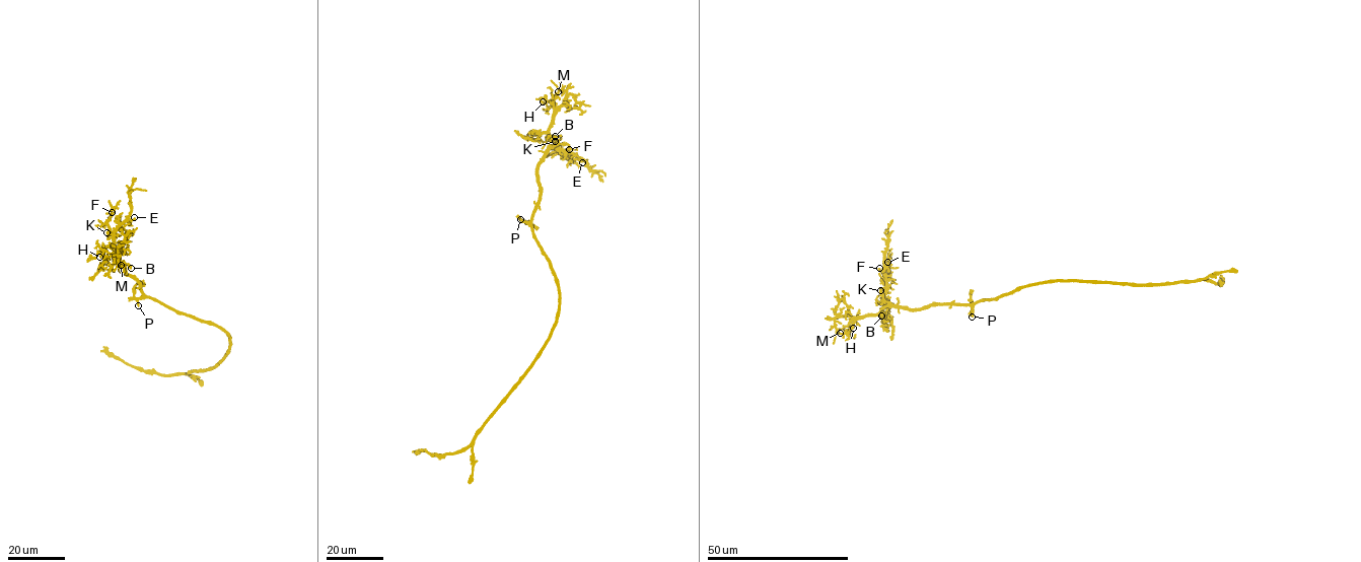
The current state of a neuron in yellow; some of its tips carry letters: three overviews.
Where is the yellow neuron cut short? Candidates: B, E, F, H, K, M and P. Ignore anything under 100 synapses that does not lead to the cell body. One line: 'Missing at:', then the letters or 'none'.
Missing at: none

